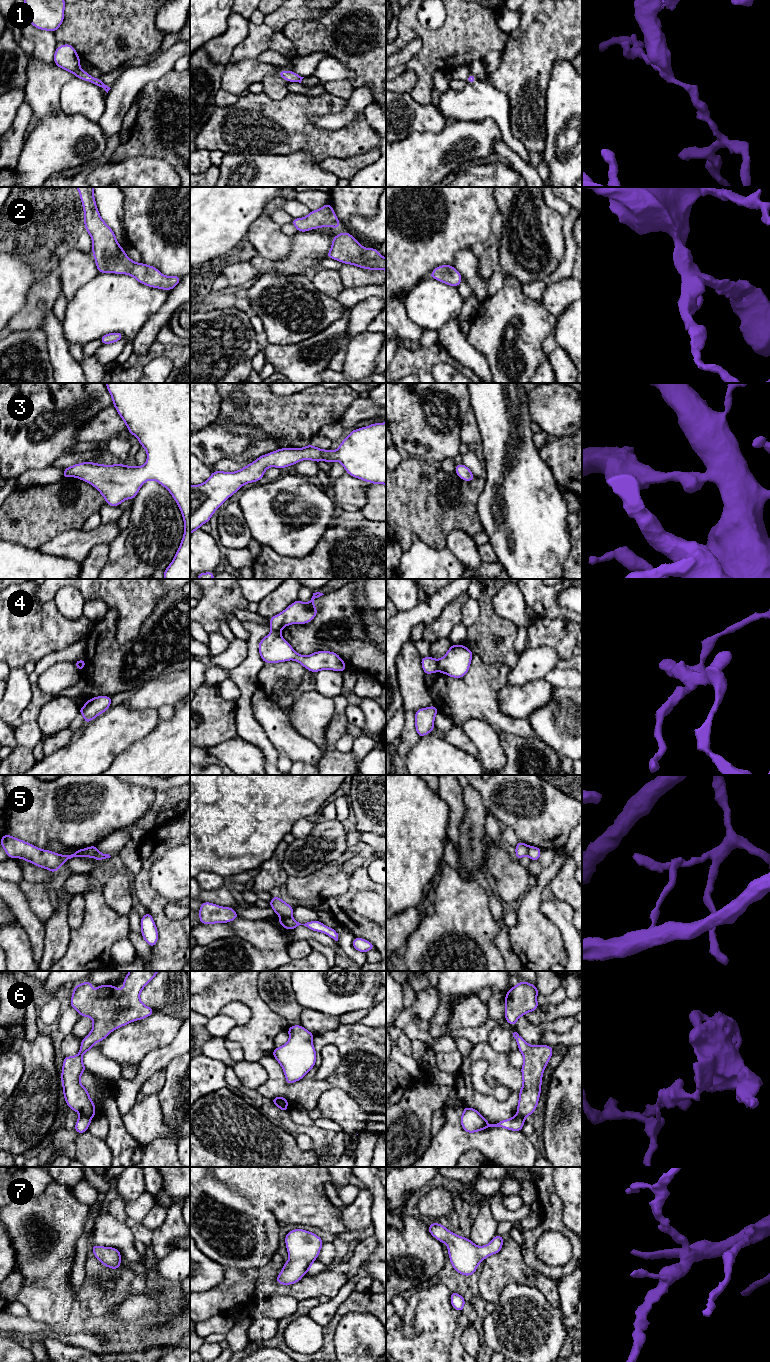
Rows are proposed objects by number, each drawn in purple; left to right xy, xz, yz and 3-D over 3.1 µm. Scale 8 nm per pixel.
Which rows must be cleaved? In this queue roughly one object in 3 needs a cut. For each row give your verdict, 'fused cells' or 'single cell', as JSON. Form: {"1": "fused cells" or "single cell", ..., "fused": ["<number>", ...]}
{"1": "single cell", "2": "single cell", "3": "single cell", "4": "fused cells", "5": "fused cells", "6": "fused cells", "7": "single cell", "fused": ["4", "5", "6"]}

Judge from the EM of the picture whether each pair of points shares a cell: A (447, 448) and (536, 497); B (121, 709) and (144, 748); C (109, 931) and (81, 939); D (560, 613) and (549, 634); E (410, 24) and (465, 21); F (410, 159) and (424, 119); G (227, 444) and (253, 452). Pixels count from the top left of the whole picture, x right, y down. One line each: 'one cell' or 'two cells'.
A: two cells
B: two cells
C: one cell
D: two cells
E: one cell
F: two cells
G: two cells

